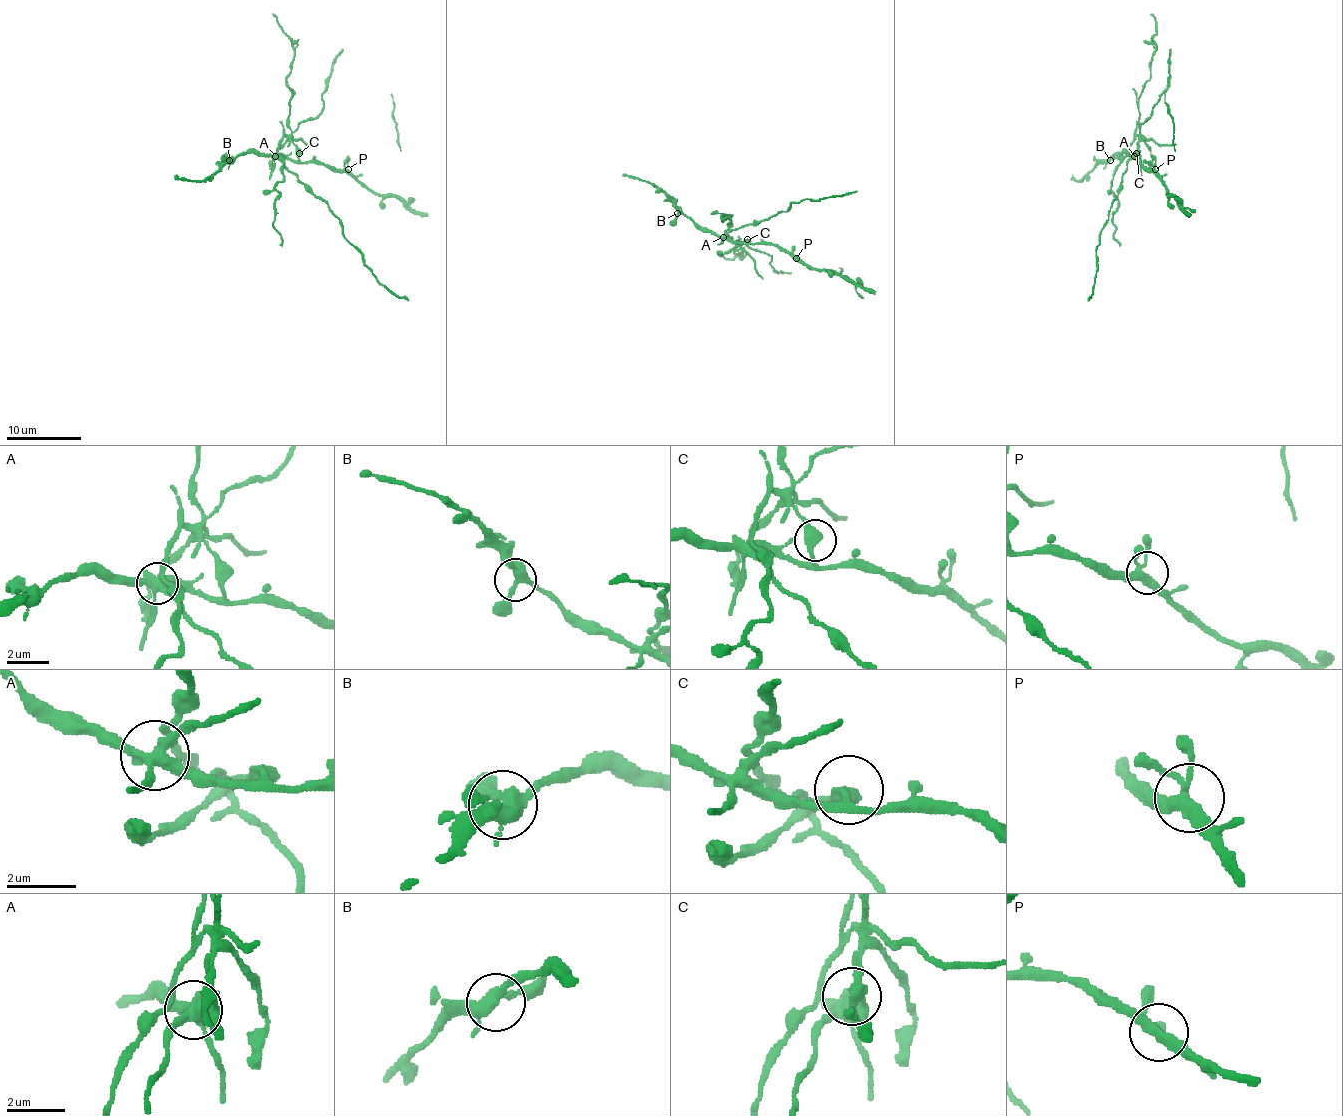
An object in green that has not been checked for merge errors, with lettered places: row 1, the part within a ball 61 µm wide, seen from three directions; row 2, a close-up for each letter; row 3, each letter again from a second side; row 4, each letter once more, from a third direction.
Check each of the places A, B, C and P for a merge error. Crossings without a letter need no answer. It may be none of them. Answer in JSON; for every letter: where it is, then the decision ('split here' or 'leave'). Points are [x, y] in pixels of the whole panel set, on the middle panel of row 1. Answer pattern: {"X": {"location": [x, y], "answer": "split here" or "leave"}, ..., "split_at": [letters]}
{"A": {"location": [723, 237], "answer": "split here"}, "B": {"location": [677, 213], "answer": "leave"}, "C": {"location": [747, 239], "answer": "split here"}, "P": {"location": [796, 258], "answer": "leave"}, "split_at": ["A", "C"]}

